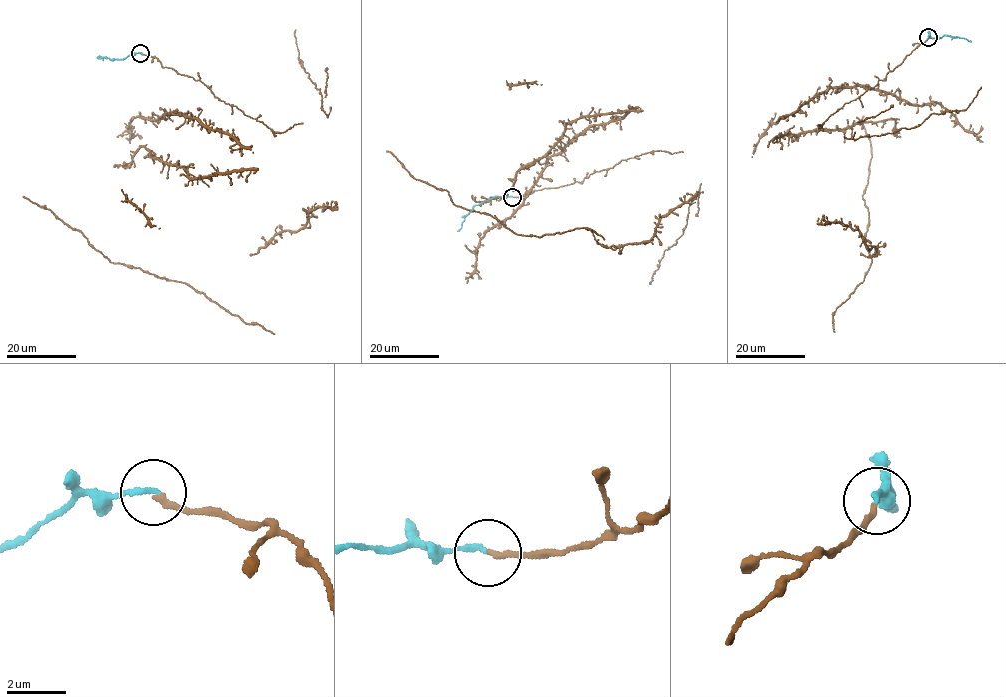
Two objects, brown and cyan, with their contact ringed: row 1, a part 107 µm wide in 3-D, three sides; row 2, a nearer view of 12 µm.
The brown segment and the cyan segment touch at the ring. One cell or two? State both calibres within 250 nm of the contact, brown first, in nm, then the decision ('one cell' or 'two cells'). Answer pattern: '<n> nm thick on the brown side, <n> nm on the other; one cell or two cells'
190 nm thick on the brown side, 170 nm on the other; one cell

